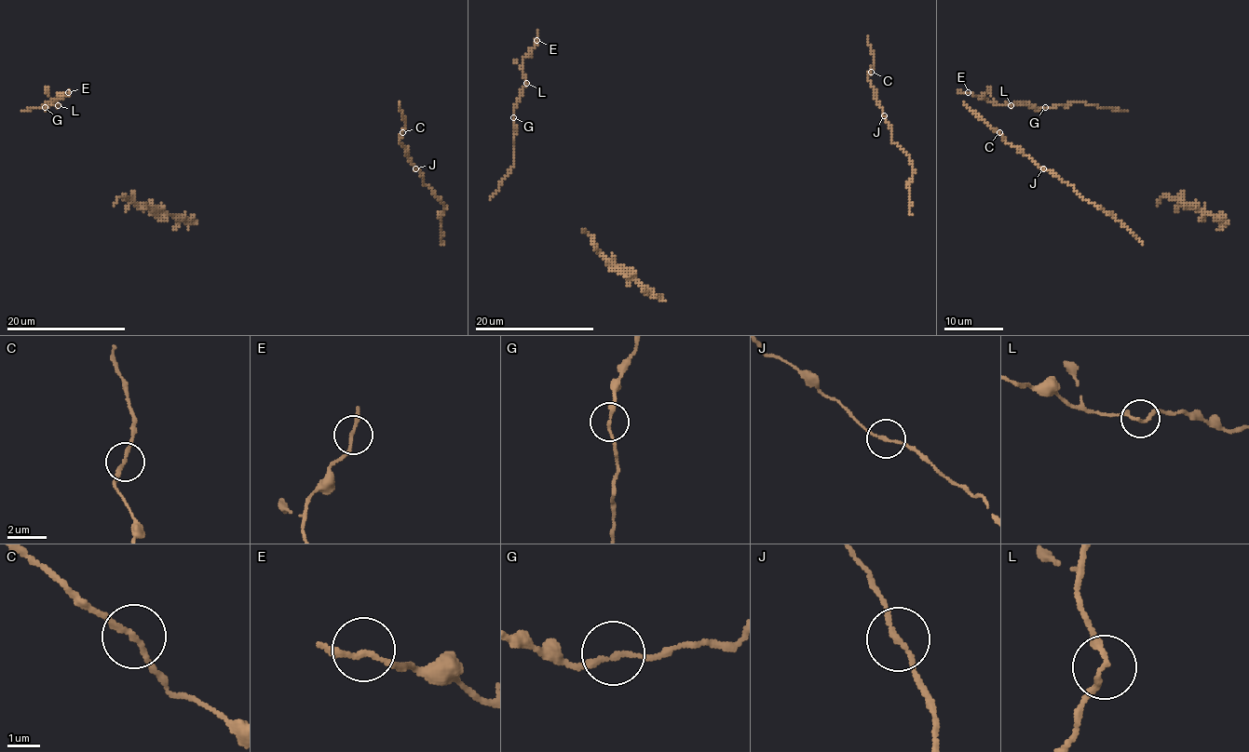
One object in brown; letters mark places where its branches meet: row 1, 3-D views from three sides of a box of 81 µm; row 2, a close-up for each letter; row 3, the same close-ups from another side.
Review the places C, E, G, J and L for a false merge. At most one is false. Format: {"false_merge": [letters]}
{"false_merge": []}

